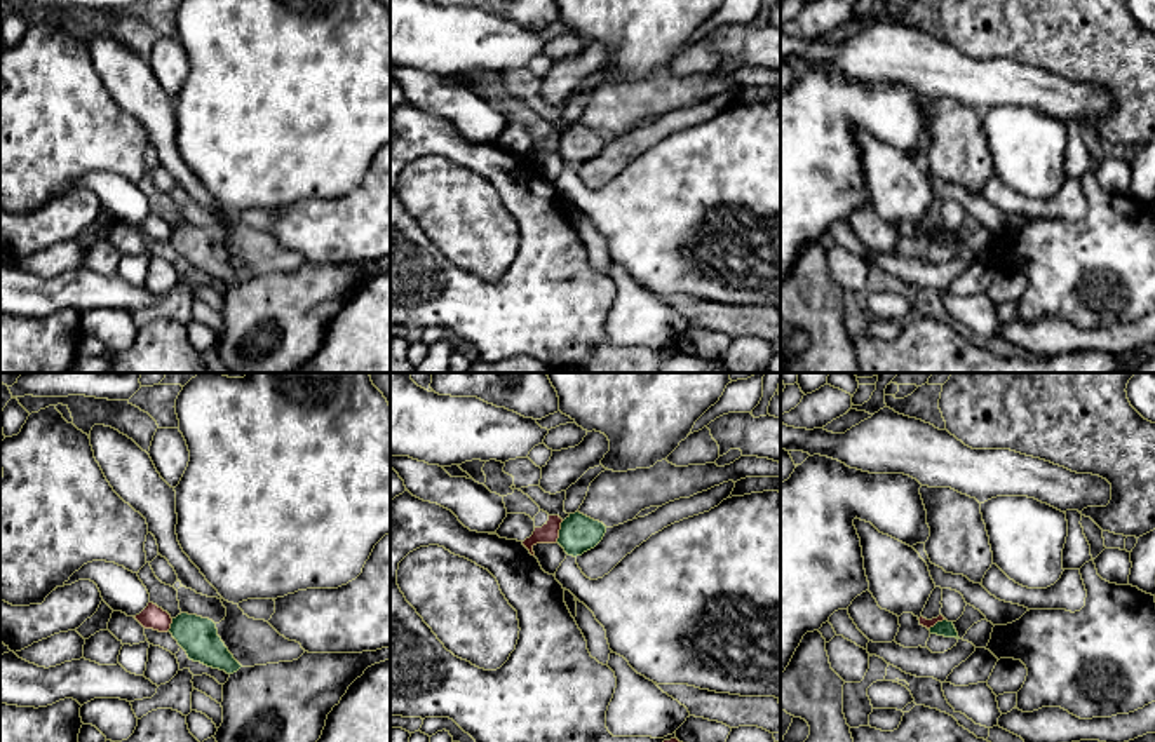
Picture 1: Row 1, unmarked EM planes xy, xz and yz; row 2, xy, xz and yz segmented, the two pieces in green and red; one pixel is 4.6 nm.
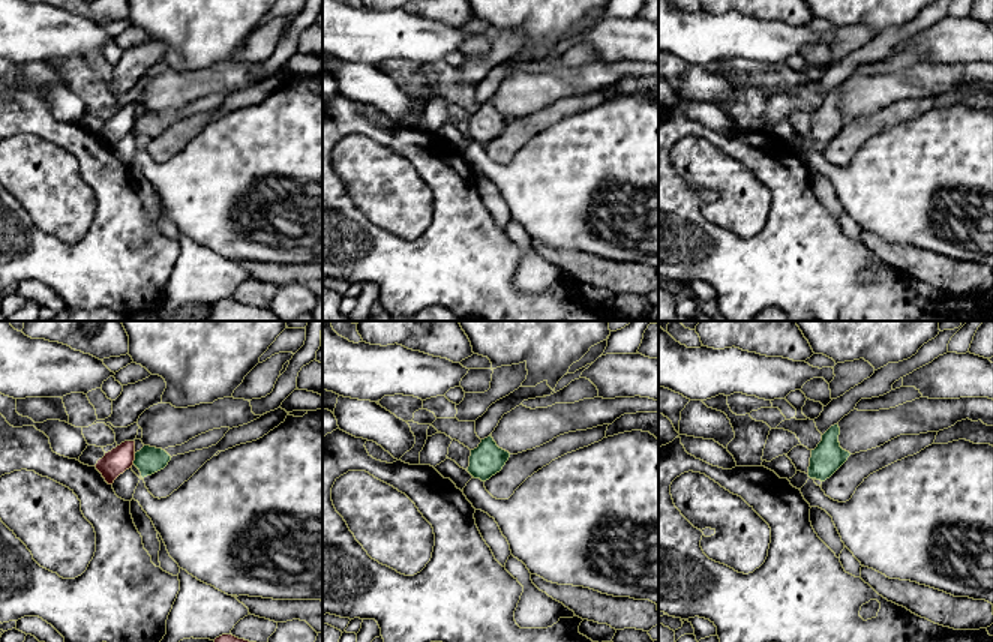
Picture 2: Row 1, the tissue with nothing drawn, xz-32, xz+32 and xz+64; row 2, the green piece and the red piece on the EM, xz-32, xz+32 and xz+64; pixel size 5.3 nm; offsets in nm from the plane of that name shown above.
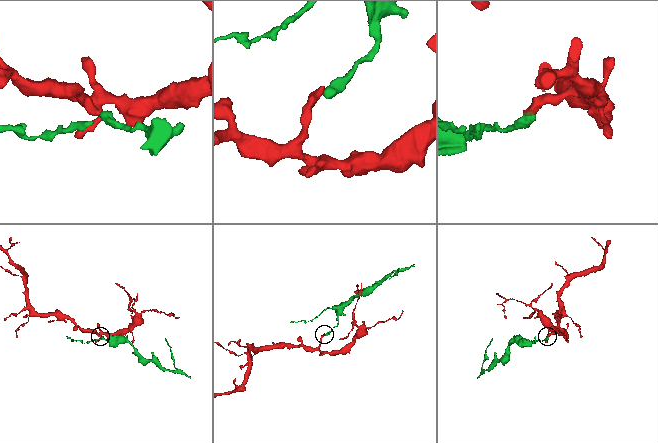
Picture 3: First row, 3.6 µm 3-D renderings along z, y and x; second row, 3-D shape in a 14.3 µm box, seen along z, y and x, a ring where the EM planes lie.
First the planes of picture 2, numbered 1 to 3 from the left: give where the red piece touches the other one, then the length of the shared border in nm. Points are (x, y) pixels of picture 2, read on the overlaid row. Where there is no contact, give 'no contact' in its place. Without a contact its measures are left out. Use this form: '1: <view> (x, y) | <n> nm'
1: xz-32 (135, 459) | 70 nm
2: no contact
3: no contact

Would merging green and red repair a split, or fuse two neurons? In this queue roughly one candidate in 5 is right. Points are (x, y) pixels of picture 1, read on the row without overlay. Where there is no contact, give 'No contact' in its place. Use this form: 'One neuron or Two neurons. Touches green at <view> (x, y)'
Two neurons. Touches green at xz (560, 141)

